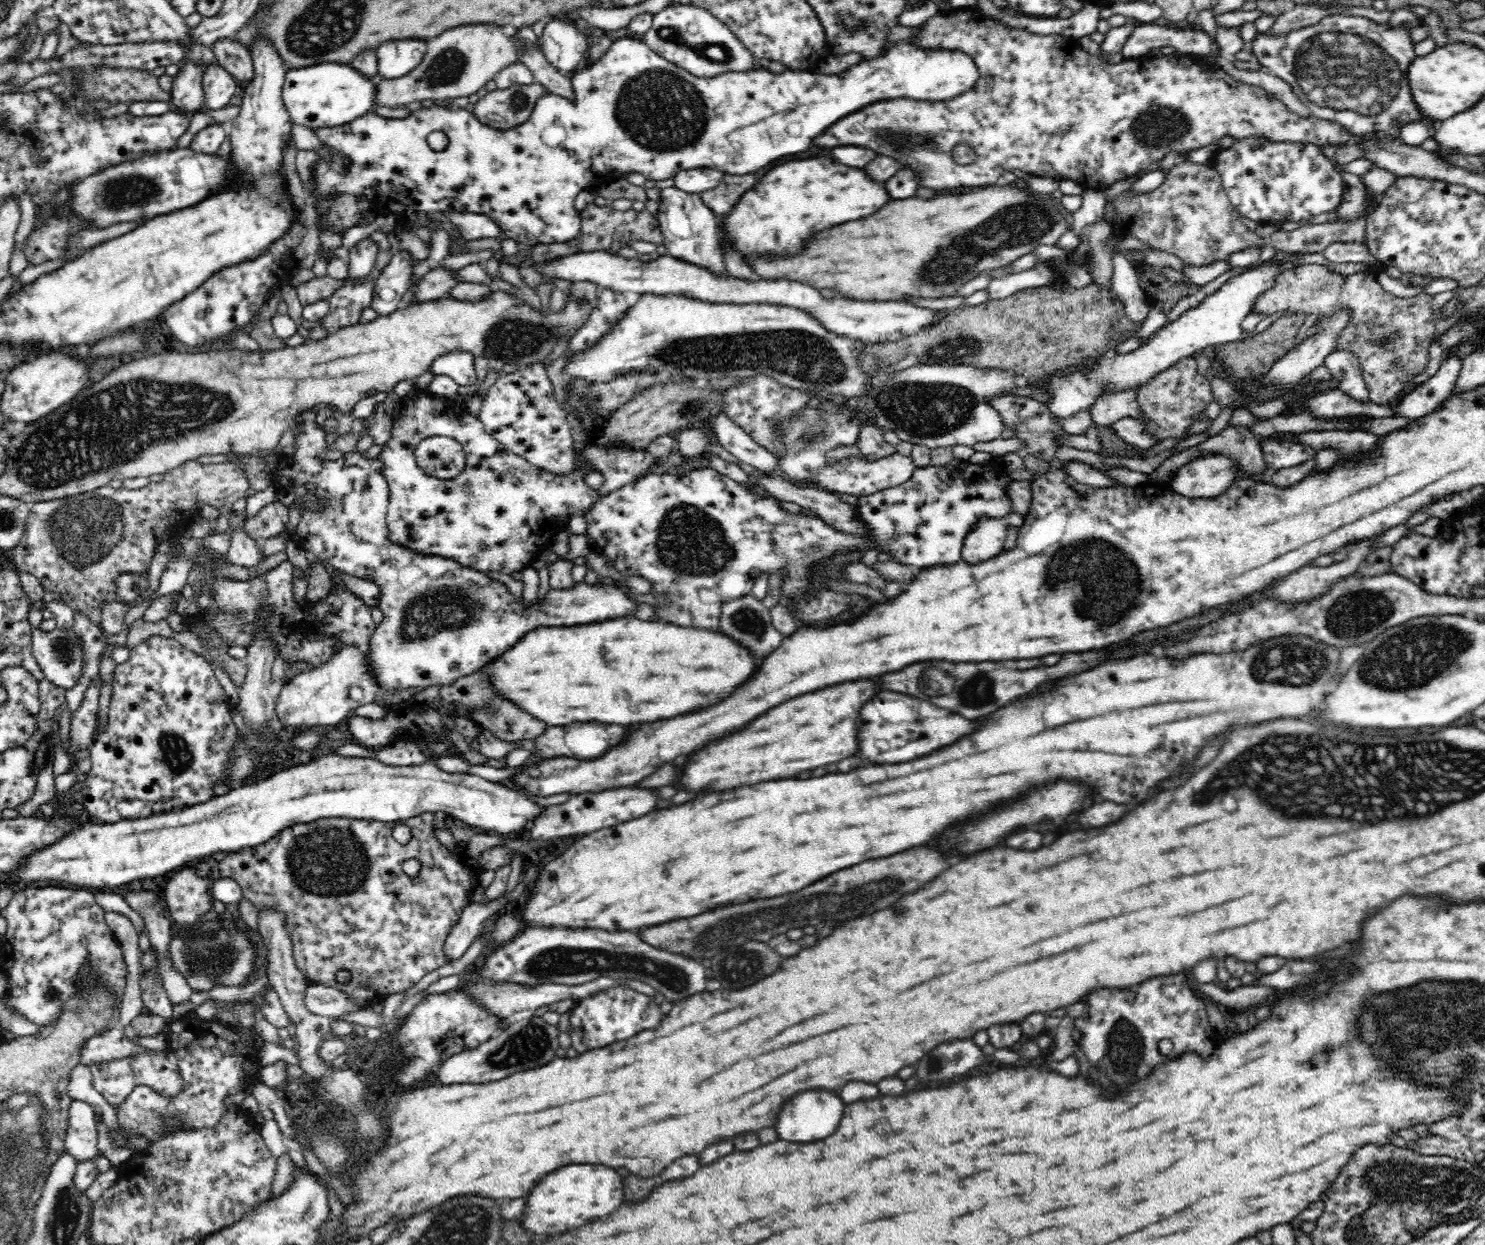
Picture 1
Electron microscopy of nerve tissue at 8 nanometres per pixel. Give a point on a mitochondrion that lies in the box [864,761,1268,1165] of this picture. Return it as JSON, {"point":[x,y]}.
{"point":[1125,1050]}

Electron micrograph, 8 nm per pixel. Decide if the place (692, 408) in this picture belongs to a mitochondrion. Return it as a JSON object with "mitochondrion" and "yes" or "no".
{"mitochondrion":"yes"}

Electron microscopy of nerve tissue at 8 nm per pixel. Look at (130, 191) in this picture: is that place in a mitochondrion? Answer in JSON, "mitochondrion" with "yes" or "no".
{"mitochondrion":"yes"}

